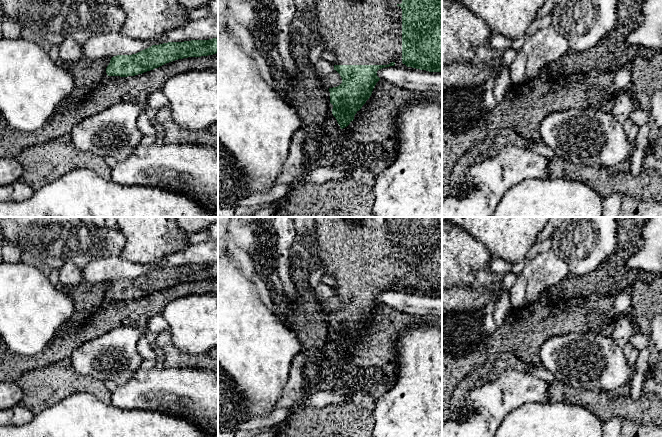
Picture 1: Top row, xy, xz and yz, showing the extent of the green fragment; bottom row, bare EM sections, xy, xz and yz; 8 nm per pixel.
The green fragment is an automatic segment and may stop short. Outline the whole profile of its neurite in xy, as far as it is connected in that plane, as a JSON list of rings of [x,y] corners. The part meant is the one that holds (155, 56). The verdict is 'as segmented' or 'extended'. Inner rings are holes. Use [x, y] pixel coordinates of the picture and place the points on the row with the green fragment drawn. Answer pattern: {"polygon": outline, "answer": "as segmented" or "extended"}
{"polygon": [[[218,37],[209,40],[168,42],[152,45],[136,54],[114,56],[106,68],[106,73],[108,76],[135,76],[178,59],[216,53],[218,53]]], "answer": "as segmented"}

